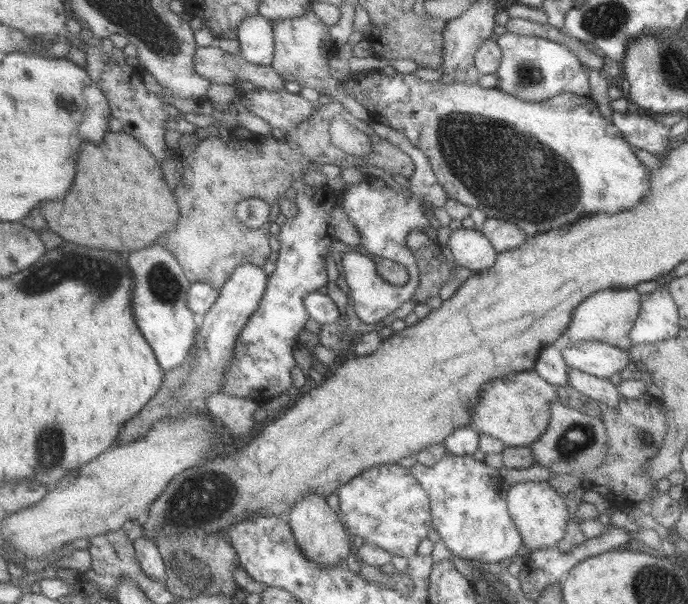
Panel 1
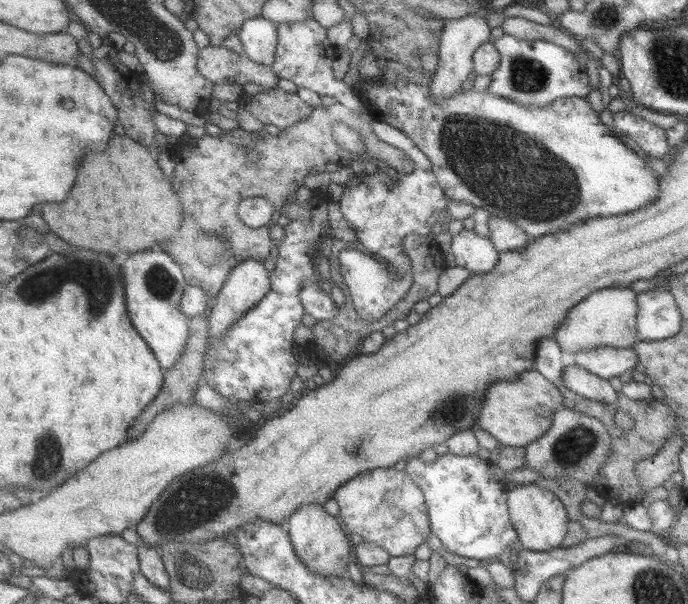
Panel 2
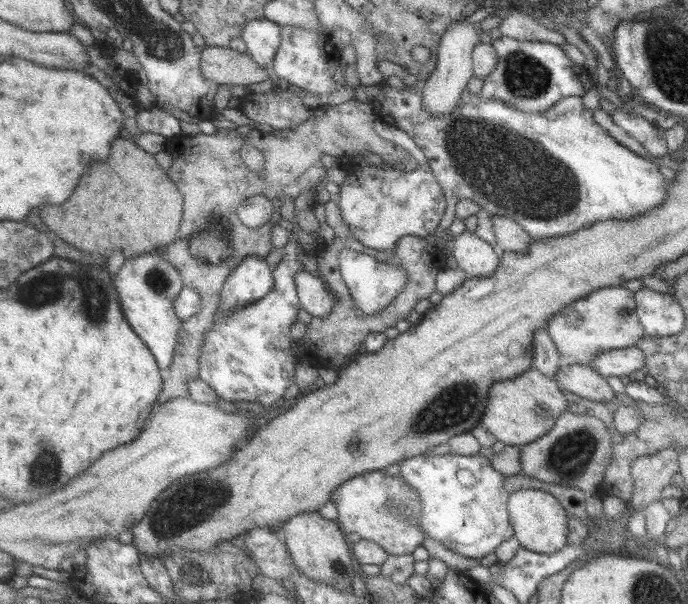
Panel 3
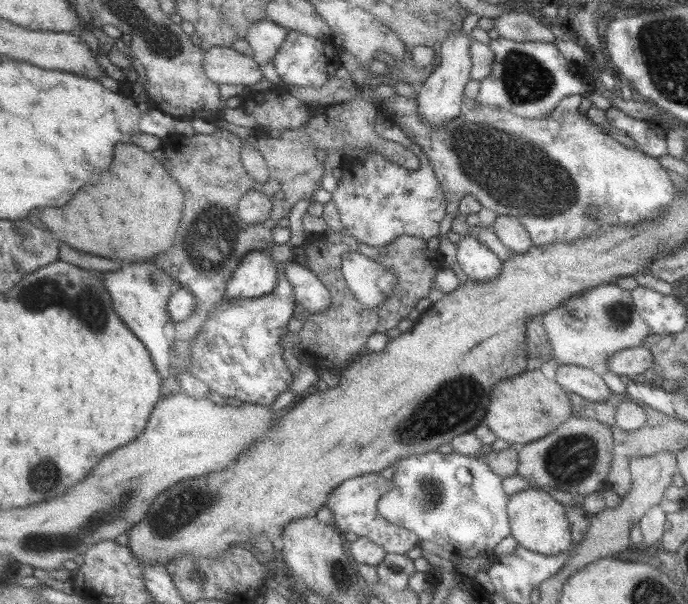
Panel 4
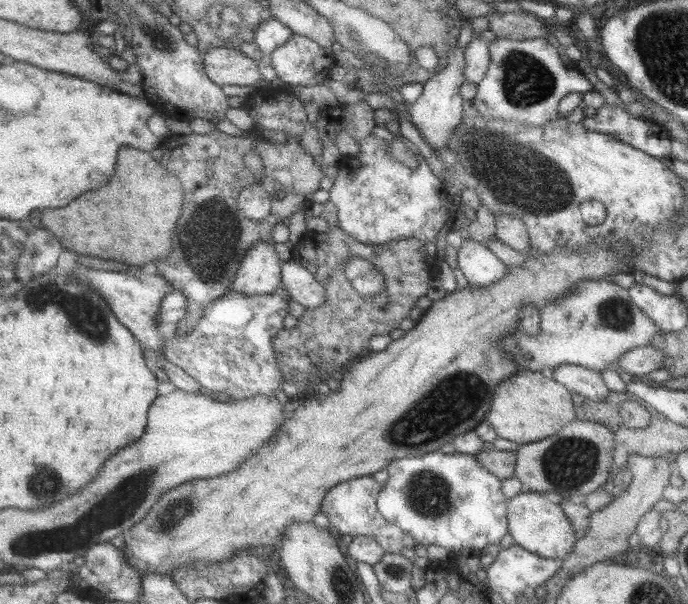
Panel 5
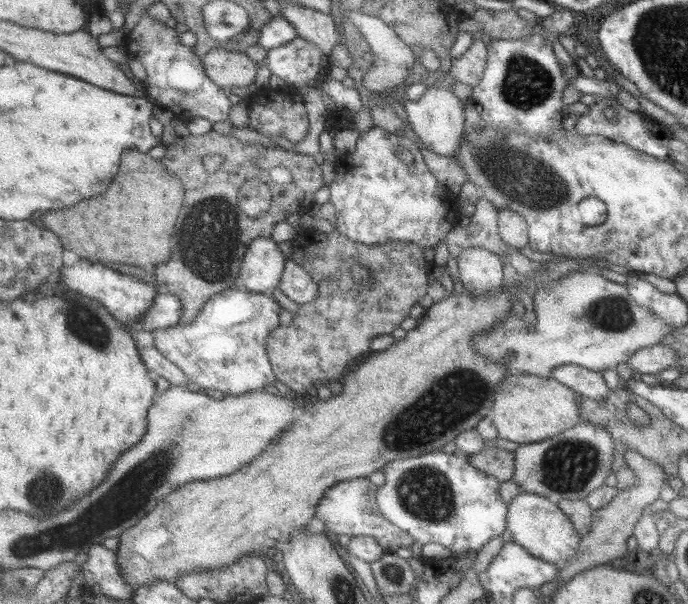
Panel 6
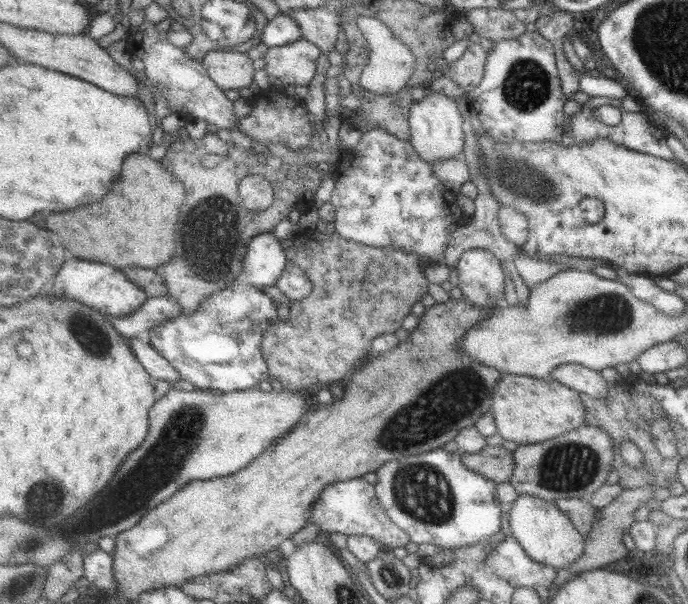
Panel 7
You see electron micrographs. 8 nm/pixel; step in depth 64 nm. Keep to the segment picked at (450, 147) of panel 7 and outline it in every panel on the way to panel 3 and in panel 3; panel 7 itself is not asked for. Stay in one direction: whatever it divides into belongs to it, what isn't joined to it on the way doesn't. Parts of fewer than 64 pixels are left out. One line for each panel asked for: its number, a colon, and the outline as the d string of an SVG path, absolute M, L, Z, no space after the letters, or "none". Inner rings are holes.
3: M467 20L453 24L451 30L443 36L441 42L441 58L439 58L439 66L433 72L433 76L421 84L423 90L423 100L425 106L435 112L435 114L455 114L461 106L461 92L465 90L467 80L473 76L473 48L479 44L479 34L483 30L479 28L479 24L469 24Z
4: M459 34L451 40L447 40L443 44L443 64L439 66L437 72L433 72L433 76L423 82L419 86L419 116L423 116L423 120L427 120L429 124L433 126L443 126L443 124L449 124L453 120L457 120L463 112L463 88L465 84L471 80L471 68L473 68L473 62L471 62L471 36L465 36Z
5: M453 48L449 52L449 68L443 70L439 76L431 78L427 84L423 84L423 94L419 96L419 100L415 104L407 104L409 112L411 112L411 118L413 118L413 124L419 128L419 132L423 134L423 138L427 138L427 142L433 146L433 148L447 148L451 144L451 138L453 134L457 132L459 124L463 122L463 110L461 110L461 104L465 100L461 100L459 96L459 86L465 82L465 52L463 48Z
6: M447 74L435 86L429 86L427 92L419 98L419 102L415 102L415 100L403 102L409 122L421 140L421 146L425 146L441 156L455 156L459 152L459 144L461 144L465 128L467 128L465 118L463 118L465 114L461 110L463 102L459 102L459 98L451 90L451 84L455 84L455 82L457 82L457 78L453 74Z

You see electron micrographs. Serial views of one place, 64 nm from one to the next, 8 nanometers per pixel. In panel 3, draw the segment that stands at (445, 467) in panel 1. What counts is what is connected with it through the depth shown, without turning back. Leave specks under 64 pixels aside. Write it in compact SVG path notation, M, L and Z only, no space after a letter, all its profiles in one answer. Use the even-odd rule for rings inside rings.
M415 456L401 462L401 474L421 496L419 522L427 538L439 540L447 550L465 558L483 558L491 554L503 540L511 538L511 522L507 522L507 492L503 490L503 474L493 468L485 456Z

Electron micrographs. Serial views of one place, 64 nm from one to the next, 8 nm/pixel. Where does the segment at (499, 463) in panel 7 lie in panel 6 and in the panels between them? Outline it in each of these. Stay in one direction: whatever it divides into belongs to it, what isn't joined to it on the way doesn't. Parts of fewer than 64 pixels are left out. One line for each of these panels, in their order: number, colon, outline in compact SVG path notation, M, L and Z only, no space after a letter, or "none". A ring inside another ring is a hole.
6: M497 446L483 448L483 452L469 456L469 464L499 482L507 482L515 474L515 452L507 452Z

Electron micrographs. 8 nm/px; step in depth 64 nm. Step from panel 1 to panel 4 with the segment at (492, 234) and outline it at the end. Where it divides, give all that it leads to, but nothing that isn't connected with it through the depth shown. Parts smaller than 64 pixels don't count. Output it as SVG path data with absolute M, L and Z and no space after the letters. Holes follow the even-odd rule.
M497 216L493 224L493 234L515 254L525 254L533 248L531 236L525 226L513 216Z

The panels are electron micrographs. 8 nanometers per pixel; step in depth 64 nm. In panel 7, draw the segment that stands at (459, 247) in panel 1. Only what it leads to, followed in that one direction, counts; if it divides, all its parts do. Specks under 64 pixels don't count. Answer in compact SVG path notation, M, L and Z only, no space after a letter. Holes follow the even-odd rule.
M467 250L461 254L459 264L459 290L477 308L503 304L505 298L505 272L501 260L489 250Z

